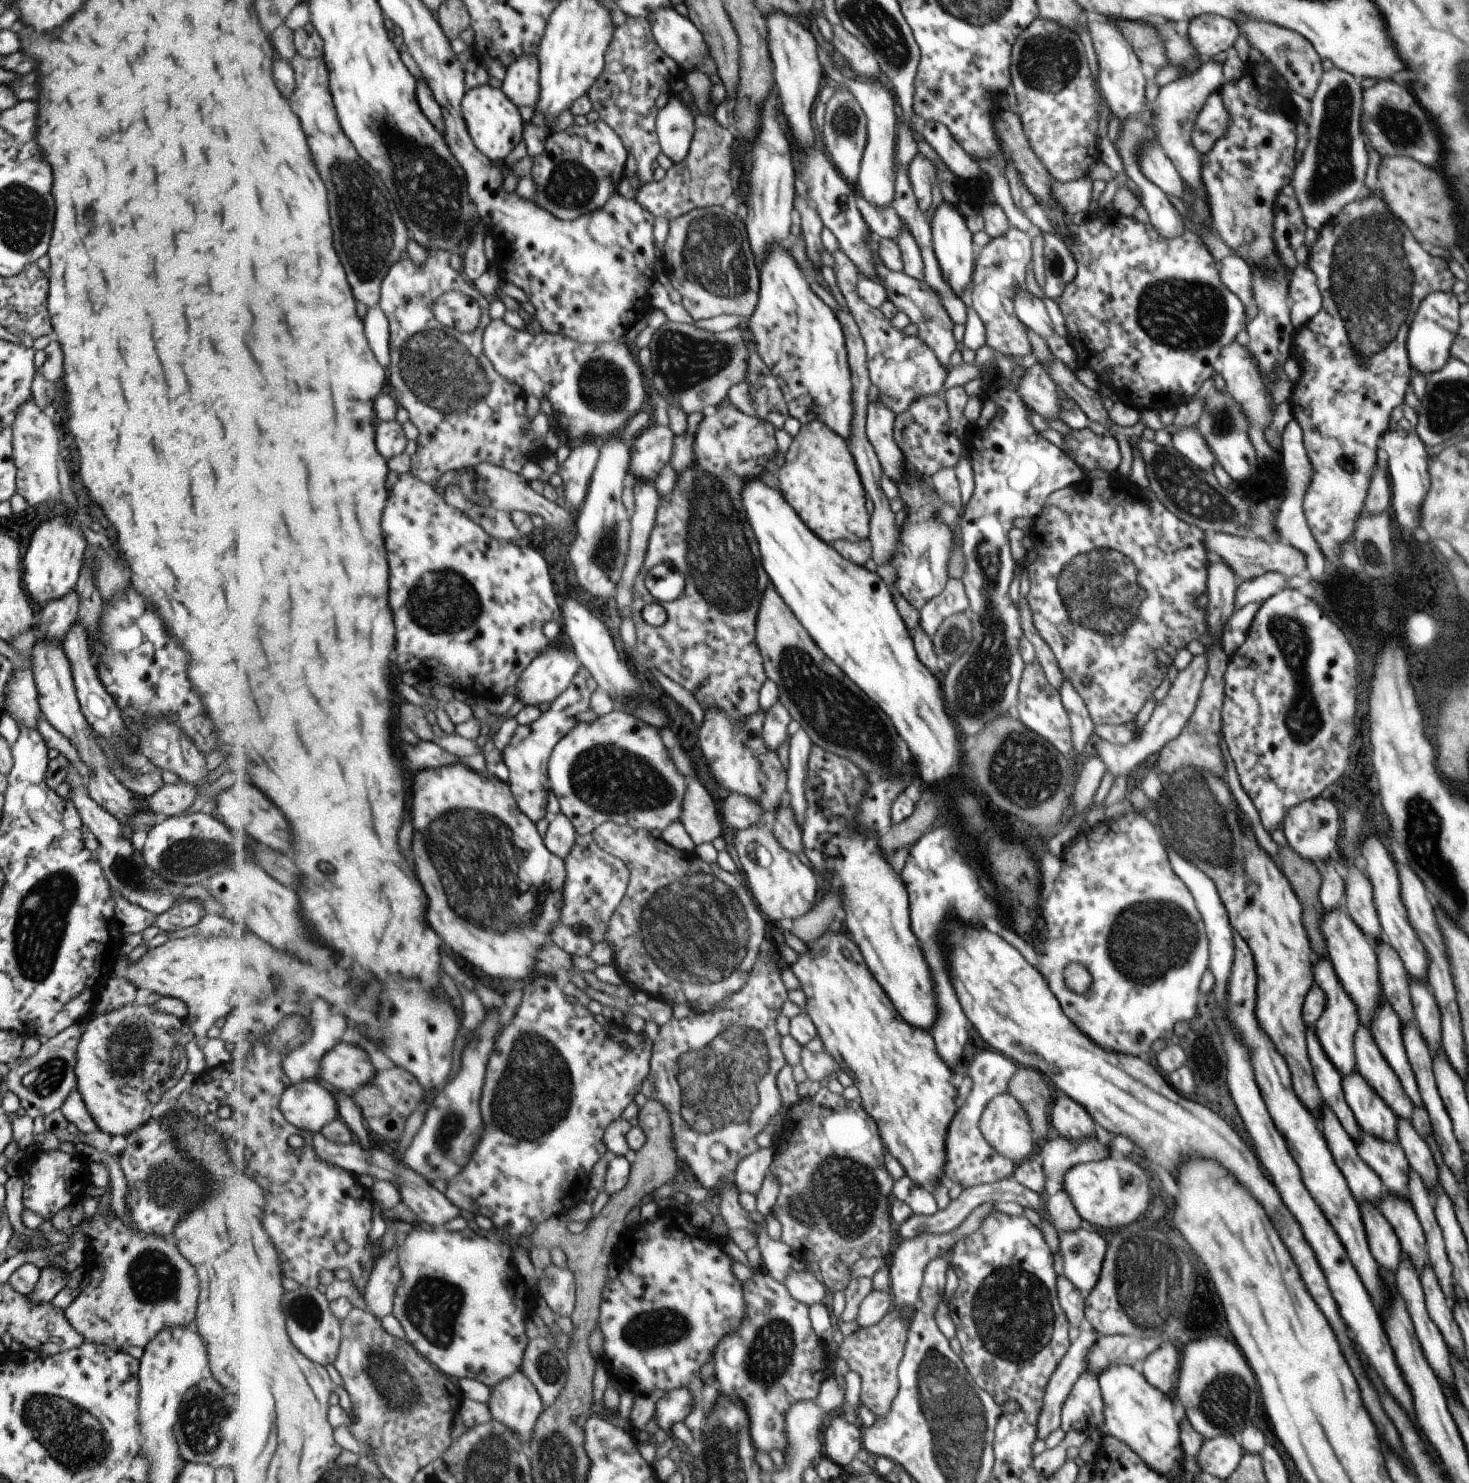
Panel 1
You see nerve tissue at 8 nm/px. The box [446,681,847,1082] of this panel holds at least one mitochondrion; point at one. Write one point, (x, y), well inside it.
(694, 931)

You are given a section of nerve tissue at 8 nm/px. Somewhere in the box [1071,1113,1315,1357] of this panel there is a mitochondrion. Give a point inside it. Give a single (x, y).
(1147, 1278)

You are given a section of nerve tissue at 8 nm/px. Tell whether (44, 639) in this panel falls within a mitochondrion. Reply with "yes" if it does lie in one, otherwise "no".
no

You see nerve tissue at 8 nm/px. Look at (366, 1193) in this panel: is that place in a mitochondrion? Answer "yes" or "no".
no

